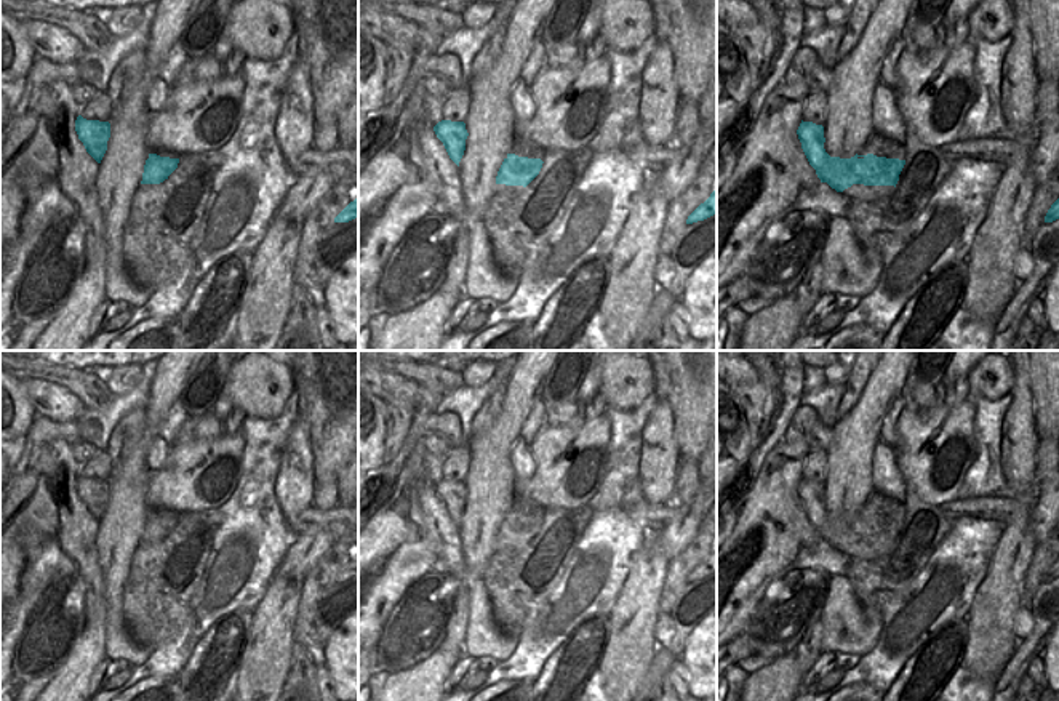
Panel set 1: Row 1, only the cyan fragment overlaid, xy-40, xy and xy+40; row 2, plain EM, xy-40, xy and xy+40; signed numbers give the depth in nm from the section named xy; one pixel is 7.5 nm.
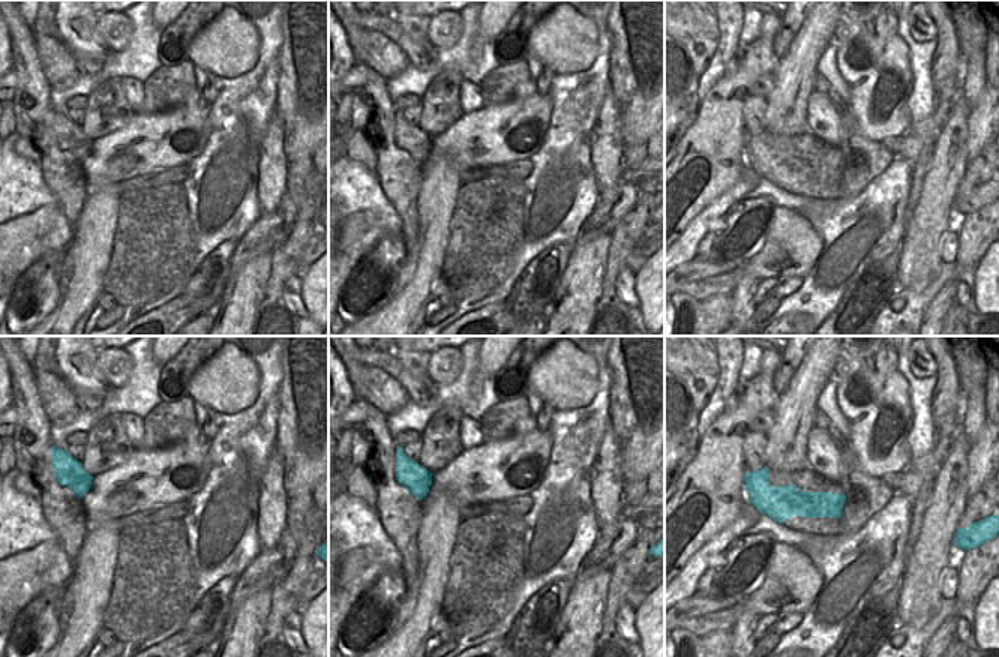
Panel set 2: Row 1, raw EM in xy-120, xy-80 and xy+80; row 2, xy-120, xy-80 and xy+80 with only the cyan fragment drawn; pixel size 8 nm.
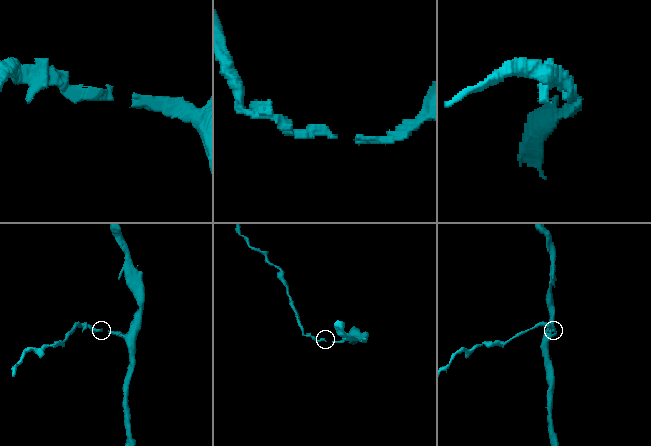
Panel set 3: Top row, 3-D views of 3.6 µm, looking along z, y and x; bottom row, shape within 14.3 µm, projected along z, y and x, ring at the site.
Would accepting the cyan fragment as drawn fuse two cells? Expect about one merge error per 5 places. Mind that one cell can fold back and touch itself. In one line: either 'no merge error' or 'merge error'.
no merge error

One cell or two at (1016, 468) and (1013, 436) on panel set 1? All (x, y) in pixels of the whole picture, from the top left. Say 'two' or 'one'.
one

